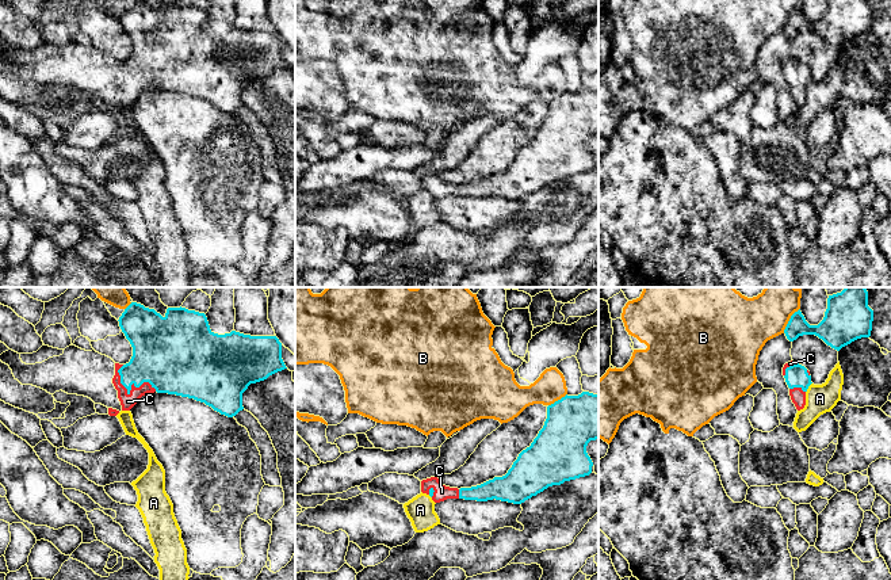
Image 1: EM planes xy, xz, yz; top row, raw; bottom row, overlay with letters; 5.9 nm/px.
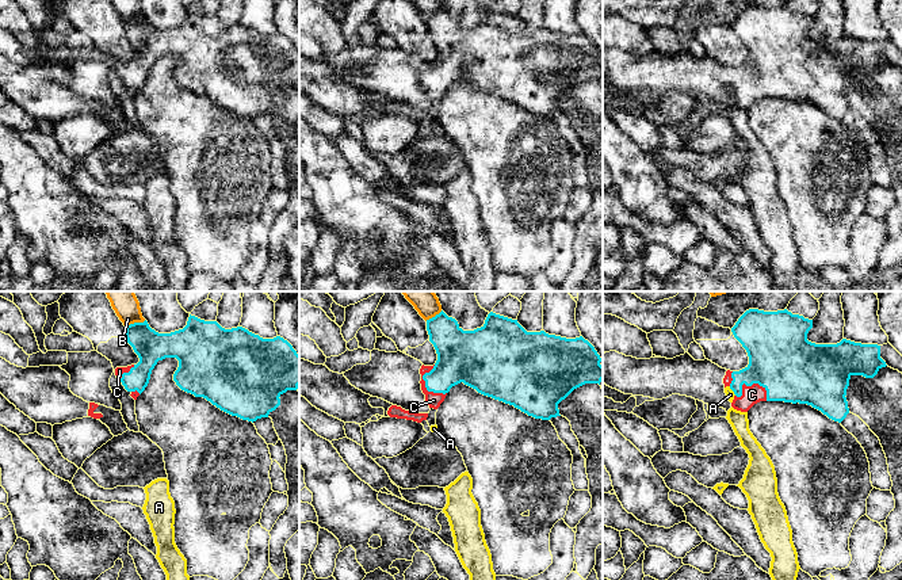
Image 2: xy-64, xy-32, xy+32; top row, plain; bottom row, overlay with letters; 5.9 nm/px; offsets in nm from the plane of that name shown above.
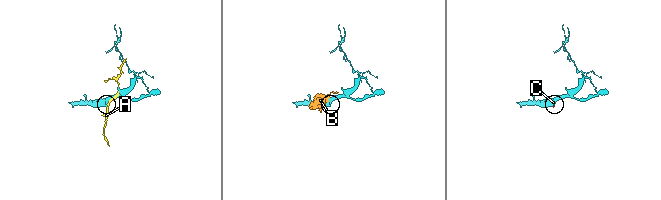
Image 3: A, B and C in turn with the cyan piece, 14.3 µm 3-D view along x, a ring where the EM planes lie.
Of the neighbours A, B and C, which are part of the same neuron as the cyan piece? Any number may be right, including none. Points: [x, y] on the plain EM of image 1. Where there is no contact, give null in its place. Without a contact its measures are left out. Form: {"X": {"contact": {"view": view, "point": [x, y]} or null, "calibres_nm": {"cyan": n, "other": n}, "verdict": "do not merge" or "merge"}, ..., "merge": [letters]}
{"A": {"contact": {"view": "yz", "point": [807, 84]}, "calibres_nm": {"cyan": 140, "other": 180}, "verdict": "do not merge"}, "B": {"contact": {"view": "yz", "point": [790, 16]}, "calibres_nm": {"cyan": 160, "other": 280}, "verdict": "do not merge"}, "C": {"contact": {"view": "xy", "point": [130, 83]}, "calibres_nm": {"cyan": 340, "other": 90}, "verdict": "merge"}, "merge": ["C"]}

